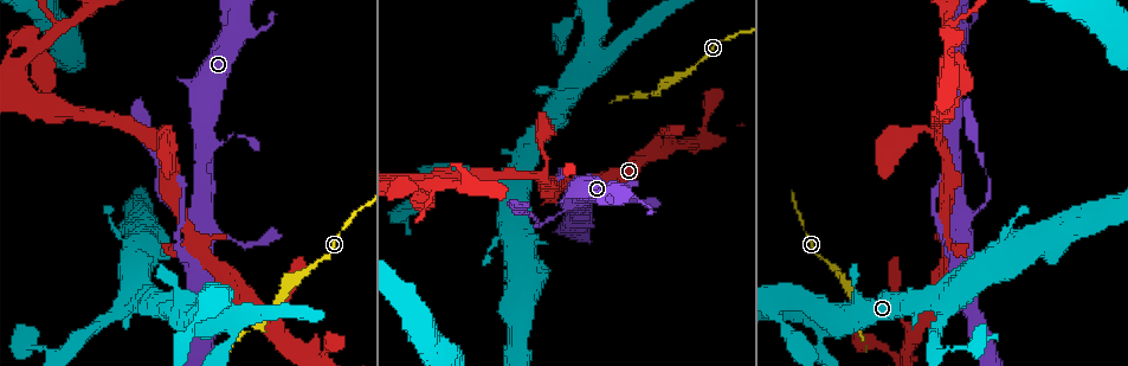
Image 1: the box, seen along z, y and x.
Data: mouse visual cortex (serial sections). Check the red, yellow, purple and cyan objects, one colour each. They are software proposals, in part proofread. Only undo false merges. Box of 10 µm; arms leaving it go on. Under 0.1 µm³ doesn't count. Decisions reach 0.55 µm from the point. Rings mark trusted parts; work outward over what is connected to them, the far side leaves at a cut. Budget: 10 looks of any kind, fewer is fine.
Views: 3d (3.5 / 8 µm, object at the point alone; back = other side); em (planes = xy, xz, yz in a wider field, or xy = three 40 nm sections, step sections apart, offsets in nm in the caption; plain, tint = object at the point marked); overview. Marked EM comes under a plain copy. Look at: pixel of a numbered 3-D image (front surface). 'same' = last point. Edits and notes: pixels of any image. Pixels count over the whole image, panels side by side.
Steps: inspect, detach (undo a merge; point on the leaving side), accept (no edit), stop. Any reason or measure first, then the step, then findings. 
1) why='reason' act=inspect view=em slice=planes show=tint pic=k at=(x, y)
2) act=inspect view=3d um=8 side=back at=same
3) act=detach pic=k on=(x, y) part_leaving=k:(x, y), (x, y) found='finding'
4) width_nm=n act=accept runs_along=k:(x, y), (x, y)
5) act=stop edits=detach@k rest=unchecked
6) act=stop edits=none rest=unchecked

why='a narrow waist' act=inspect view=3d um=3.5 pic=1 at=(225, 313)

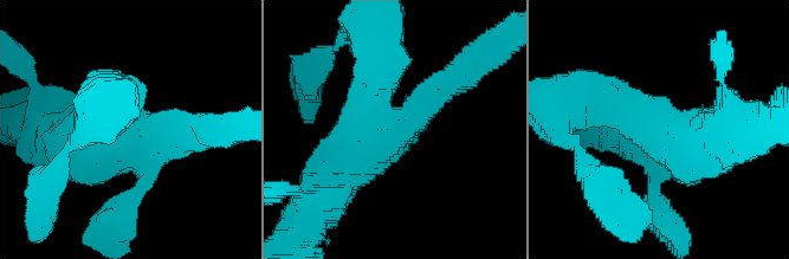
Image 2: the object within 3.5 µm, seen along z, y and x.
why='need the tissue' act=inspect view=em slice=xy step=5 show=tint pic=2 at=(125, 132)

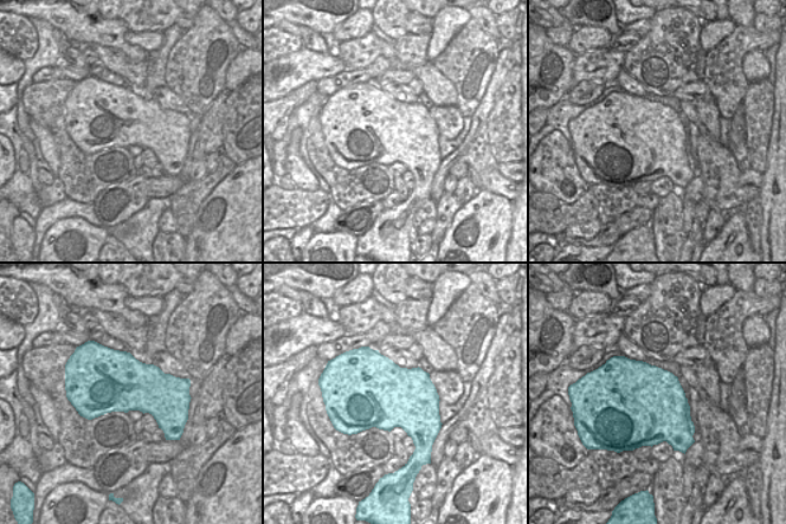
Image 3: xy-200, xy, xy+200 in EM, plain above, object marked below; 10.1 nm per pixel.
act=accept runs_along=2:(325, 189), (361, 143), (380, 65) found='one cell here'

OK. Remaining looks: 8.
why='sudden change in width' act=inspect view=3d um=3.5 pic=1 at=(555, 215)

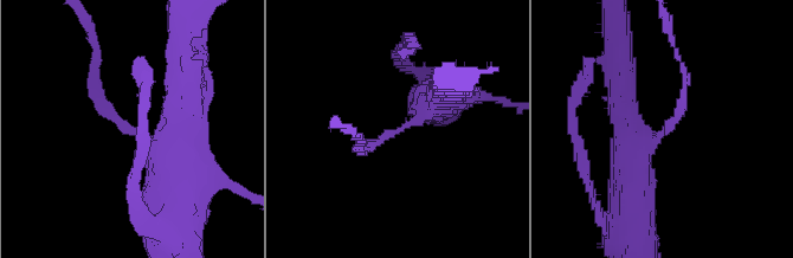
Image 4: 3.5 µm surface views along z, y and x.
arm_widths_nm=150,450 why='shape alone is not enough' act=inspect view=em slice=planes show=tint pic=4 at=(134, 130)

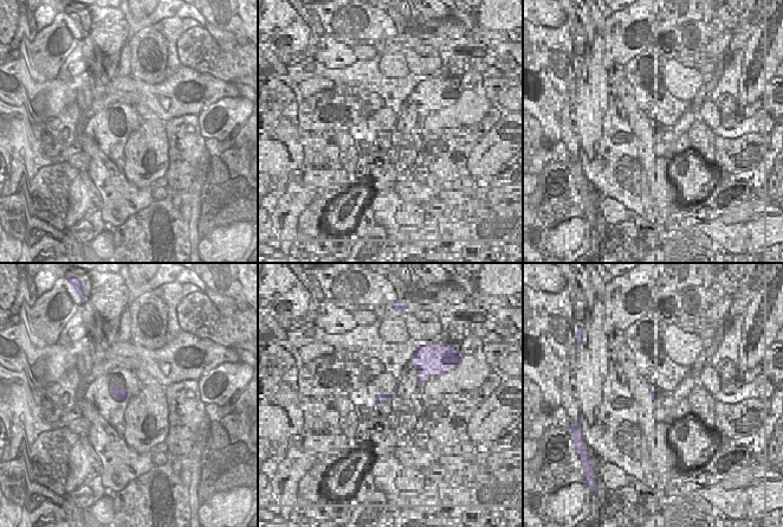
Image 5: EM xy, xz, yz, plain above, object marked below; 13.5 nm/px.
width_nm=140 act=accept runs_along=4:(181, 131), (160, 146), (123, 128), (94, 72) found='one cell here'

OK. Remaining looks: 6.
why='thick turns thin' act=inspect view=3d um=3.5 pic=1 at=(70, 112)

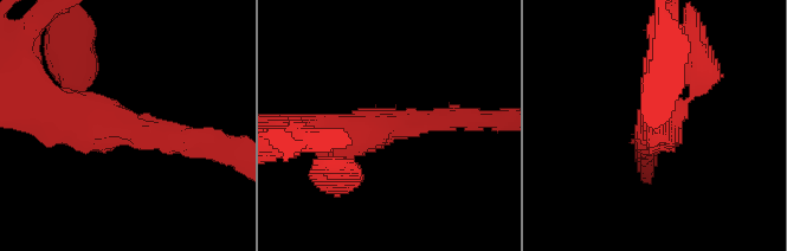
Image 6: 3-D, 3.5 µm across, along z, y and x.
act=inspect view=em slice=xy step=5 show=tint pic=6 at=(392, 124)

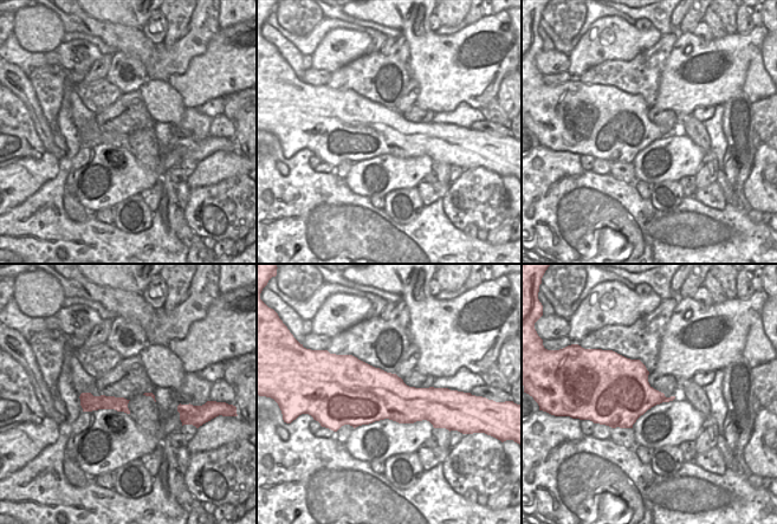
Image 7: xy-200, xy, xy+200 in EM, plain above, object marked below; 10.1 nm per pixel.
act=accept runs_along=6:(204, 139), (95, 124), (55, 105) found='continuous, no second cell'

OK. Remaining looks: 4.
why='calibre changes' act=inspect view=3d um=3.5 pic=1 at=(242, 21)

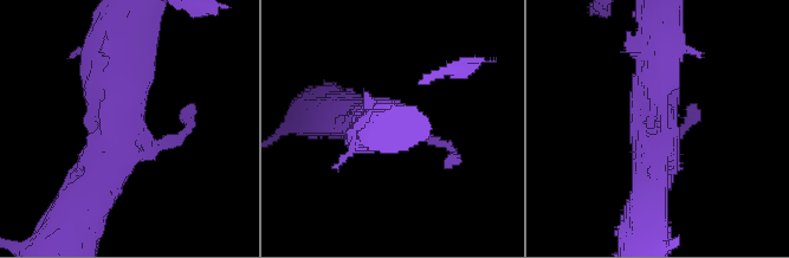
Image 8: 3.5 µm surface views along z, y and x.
why='shape alone is not enough' act=inspect view=em slice=xy step=3 show=tint pic=8 at=(125, 120)

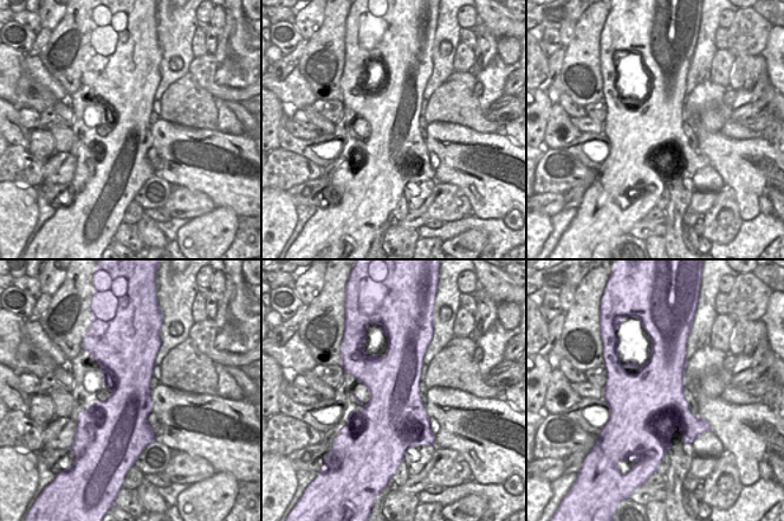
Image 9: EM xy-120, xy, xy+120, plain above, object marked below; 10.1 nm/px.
act=accept runs_along=8:(648, 188), (652, 98), (673, 69) found='one cell here'

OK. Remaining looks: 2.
act=stop edits=none rest=unchecked

